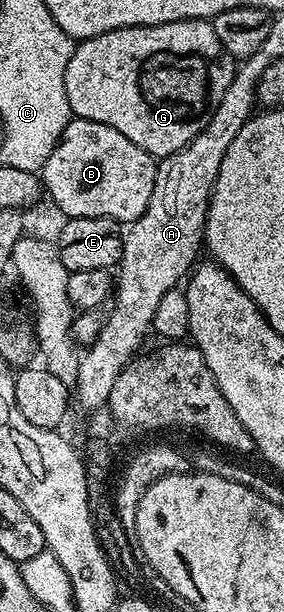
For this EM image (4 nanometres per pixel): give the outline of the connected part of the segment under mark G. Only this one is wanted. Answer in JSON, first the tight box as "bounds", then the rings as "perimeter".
{"bounds":[65,20,237,160],"perimeter":[[[192,20],[189,22],[166,22],[156,26],[126,26],[110,30],[104,34],[98,34],[92,38],[84,38],[76,45],[73,56],[69,60],[69,68],[65,68],[65,96],[69,96],[69,108],[76,118],[85,120],[97,120],[97,124],[109,124],[109,128],[117,128],[121,136],[133,140],[137,148],[145,148],[151,157],[156,160],[168,158],[173,152],[185,148],[200,132],[213,120],[213,112],[221,104],[221,96],[229,92],[229,84],[233,80],[237,69],[236,59],[225,52],[221,40],[217,40],[217,32],[213,32],[210,21]]]}

